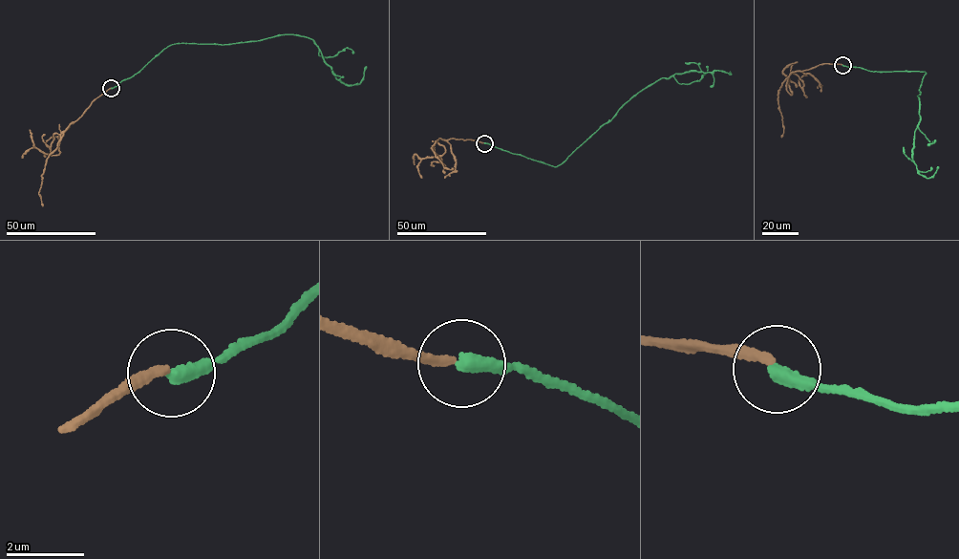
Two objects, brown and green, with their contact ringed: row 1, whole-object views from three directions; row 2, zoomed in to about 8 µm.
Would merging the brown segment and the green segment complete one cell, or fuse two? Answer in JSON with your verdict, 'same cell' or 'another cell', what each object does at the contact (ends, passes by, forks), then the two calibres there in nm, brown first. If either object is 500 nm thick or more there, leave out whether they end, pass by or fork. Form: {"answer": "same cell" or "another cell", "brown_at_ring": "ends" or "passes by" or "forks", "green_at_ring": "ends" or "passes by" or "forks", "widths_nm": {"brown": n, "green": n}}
{"answer": "another cell", "brown_at_ring": "ends", "green_at_ring": "ends", "widths_nm": {"brown": 200, "green": 400}}

